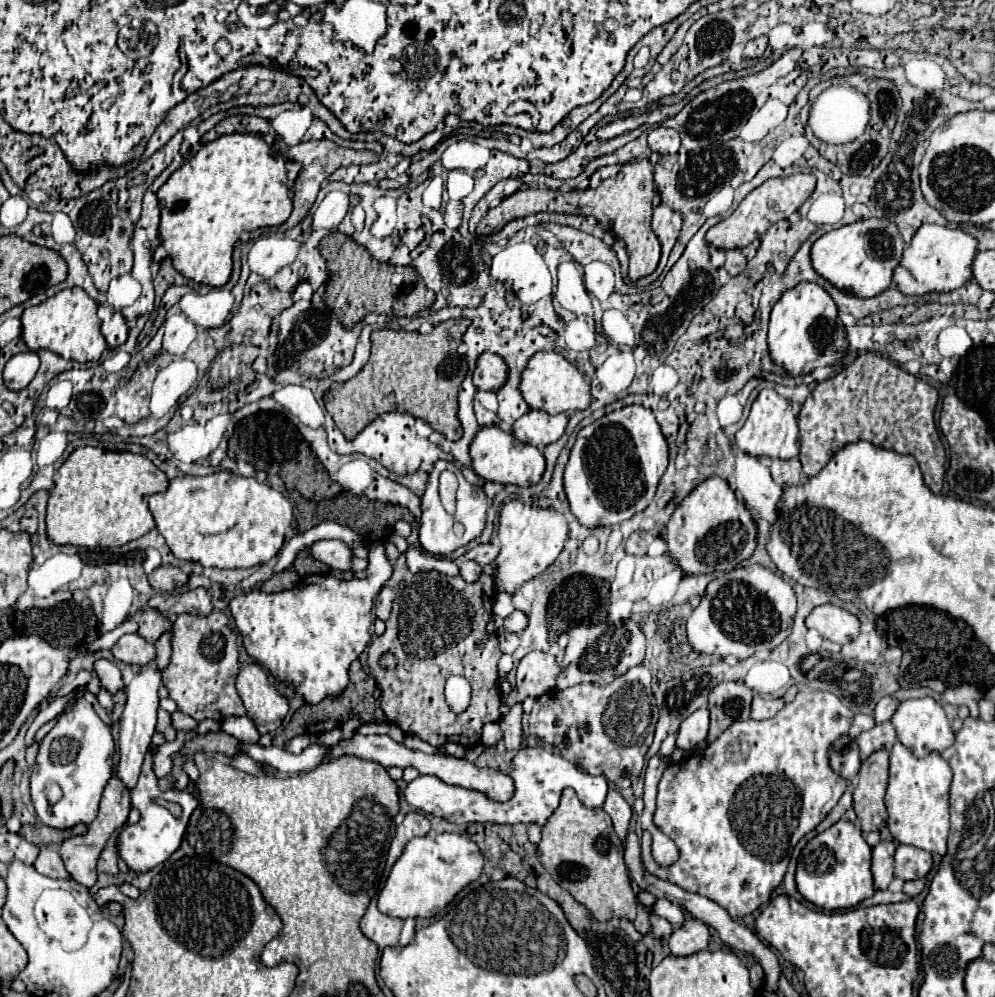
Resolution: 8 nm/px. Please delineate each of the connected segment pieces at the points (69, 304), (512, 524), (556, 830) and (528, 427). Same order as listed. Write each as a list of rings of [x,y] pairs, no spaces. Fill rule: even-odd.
[[[65,288],[45,302],[25,308],[21,316],[23,334],[21,338],[29,346],[29,350],[51,350],[67,360],[75,360],[79,364],[97,362],[101,354],[107,350],[107,342],[101,334],[101,320],[97,316],[97,302],[87,296],[83,288]]]
[[[507,500],[499,514],[497,534],[501,540],[501,552],[495,560],[497,562],[495,586],[497,590],[515,592],[521,588],[521,584],[543,574],[555,562],[555,558],[561,554],[569,538],[569,526],[565,516],[555,508],[539,508],[523,504],[519,500]]]
[[[567,788],[559,808],[549,816],[541,830],[539,860],[551,878],[563,886],[577,902],[581,902],[599,922],[611,916],[635,920],[637,896],[633,894],[627,868],[623,864],[623,842],[615,834],[609,814],[603,808],[585,808],[575,790]]]
[[[529,410],[513,424],[513,434],[519,442],[531,446],[547,446],[557,442],[567,426],[567,414],[547,414],[543,410]]]

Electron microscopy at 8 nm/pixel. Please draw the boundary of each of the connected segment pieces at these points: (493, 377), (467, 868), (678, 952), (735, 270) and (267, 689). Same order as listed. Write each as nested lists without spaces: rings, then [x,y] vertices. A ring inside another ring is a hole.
[[[483,352],[473,372],[473,384],[479,390],[497,390],[507,378],[507,364],[501,356]]]
[[[443,832],[435,838],[421,836],[409,840],[379,894],[379,910],[395,918],[431,918],[443,910],[459,890],[477,880],[481,868],[483,854],[479,846],[461,834]]]
[[[689,918],[681,928],[673,930],[669,938],[669,950],[673,956],[691,956],[707,950],[709,928],[695,918]]]
[[[739,248],[727,250],[725,256],[727,256],[727,260],[725,260],[725,270],[727,270],[731,276],[737,276],[737,274],[741,274],[741,272],[745,270],[747,260],[745,260],[745,256],[743,256],[743,252],[741,252]]]
[[[259,664],[243,666],[237,676],[237,692],[245,704],[247,716],[261,734],[277,730],[289,712],[289,700],[277,692]]]

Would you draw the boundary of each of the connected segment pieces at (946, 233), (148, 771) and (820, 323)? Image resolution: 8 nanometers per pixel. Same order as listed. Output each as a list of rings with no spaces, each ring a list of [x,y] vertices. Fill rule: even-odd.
[[[923,224],[913,236],[911,244],[905,248],[893,280],[899,284],[899,290],[909,296],[923,296],[927,292],[951,292],[972,278],[977,246],[977,238],[961,228]]]
[[[147,752],[147,760],[143,762],[141,778],[131,794],[131,806],[141,812],[141,820],[137,824],[125,824],[123,832],[117,838],[117,854],[125,860],[125,864],[135,872],[149,872],[151,868],[163,864],[181,844],[187,822],[191,812],[197,808],[197,798],[187,790],[167,790],[161,792],[157,786],[157,776],[153,772],[153,754]],[[165,802],[177,802],[183,808],[183,814],[175,818],[167,808]]]
[[[799,282],[795,288],[783,292],[771,310],[769,322],[769,352],[773,362],[783,366],[789,374],[799,376],[839,360],[845,348],[845,326],[825,288],[815,282]]]

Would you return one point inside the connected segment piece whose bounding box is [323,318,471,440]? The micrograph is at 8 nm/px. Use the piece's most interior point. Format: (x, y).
(417, 373)

